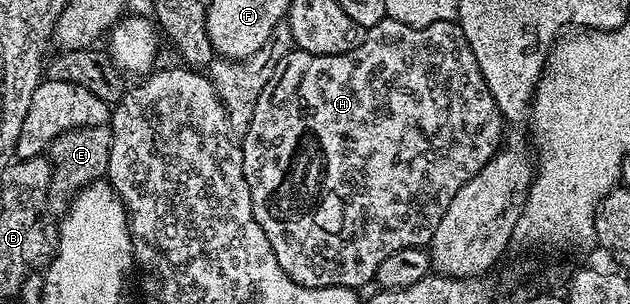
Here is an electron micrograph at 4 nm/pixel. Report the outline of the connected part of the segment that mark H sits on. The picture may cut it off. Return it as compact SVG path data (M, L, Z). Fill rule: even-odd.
M386 16L379 24L364 31L361 43L356 48L342 54L312 54L306 50L290 49L285 58L279 60L275 76L271 76L267 88L259 92L255 116L251 116L251 124L239 145L243 156L243 172L251 188L255 220L267 236L275 252L275 260L279 260L279 268L283 268L283 272L287 272L295 284L307 288L357 288L376 279L379 264L383 264L391 252L416 246L428 247L431 236L435 236L435 228L439 228L439 220L443 220L443 212L447 212L451 200L455 200L455 192L459 192L459 188L463 188L463 184L467 184L467 180L478 174L502 149L501 137L505 129L506 120L483 80L483 72L475 60L475 52L471 52L471 44L467 44L456 21L408 26Z

